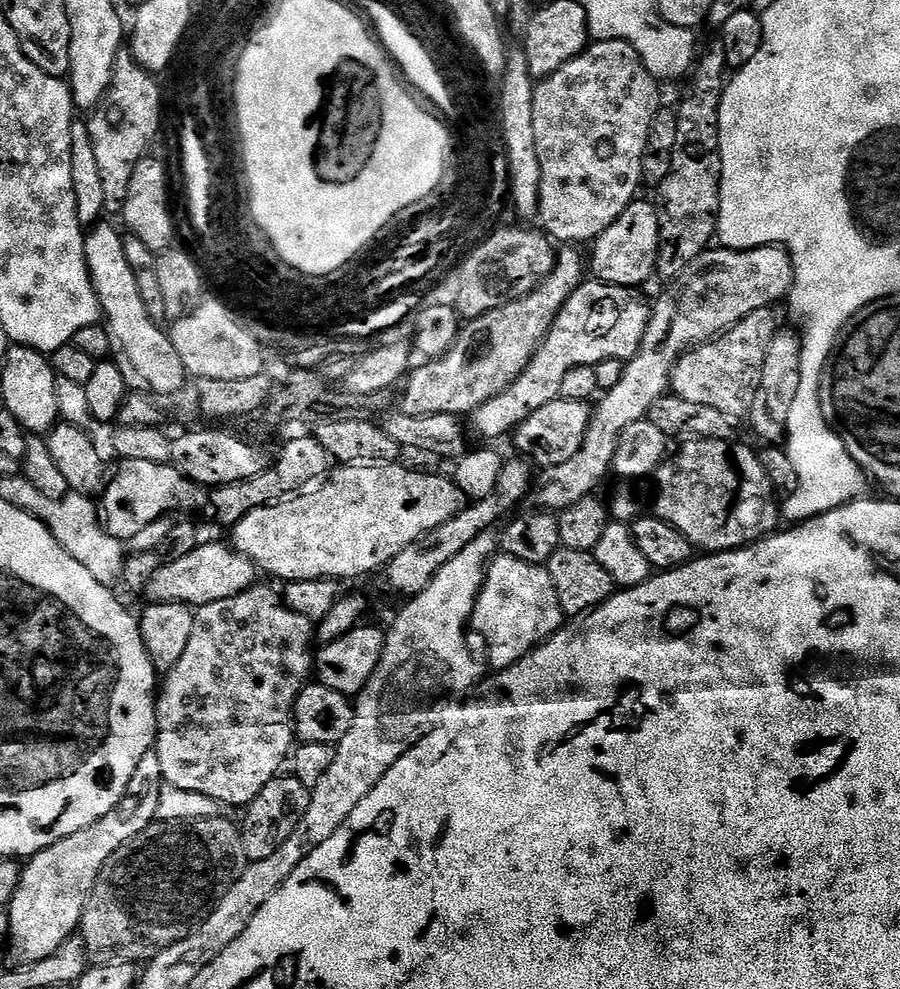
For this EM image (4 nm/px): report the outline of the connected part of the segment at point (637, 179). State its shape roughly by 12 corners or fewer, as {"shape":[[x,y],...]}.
{"shape":[[589,43],[532,89],[539,227],[595,242],[642,188],[657,77]]}

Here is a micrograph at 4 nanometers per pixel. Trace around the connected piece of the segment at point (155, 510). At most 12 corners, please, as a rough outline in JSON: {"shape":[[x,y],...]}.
{"shape":[[125,460],[98,504],[119,540],[198,493],[171,464]]}

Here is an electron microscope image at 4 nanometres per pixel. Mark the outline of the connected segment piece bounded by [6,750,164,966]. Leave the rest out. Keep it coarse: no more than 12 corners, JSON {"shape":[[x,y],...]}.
{"shape":[[153,750],[98,822],[23,865],[7,955],[50,958],[77,935],[100,871],[157,823]]}

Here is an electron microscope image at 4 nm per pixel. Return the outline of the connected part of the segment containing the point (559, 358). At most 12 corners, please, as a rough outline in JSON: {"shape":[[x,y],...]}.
{"shape":[[580,284],[520,377],[471,413],[515,433],[574,366],[632,360],[652,313],[635,288]]}

